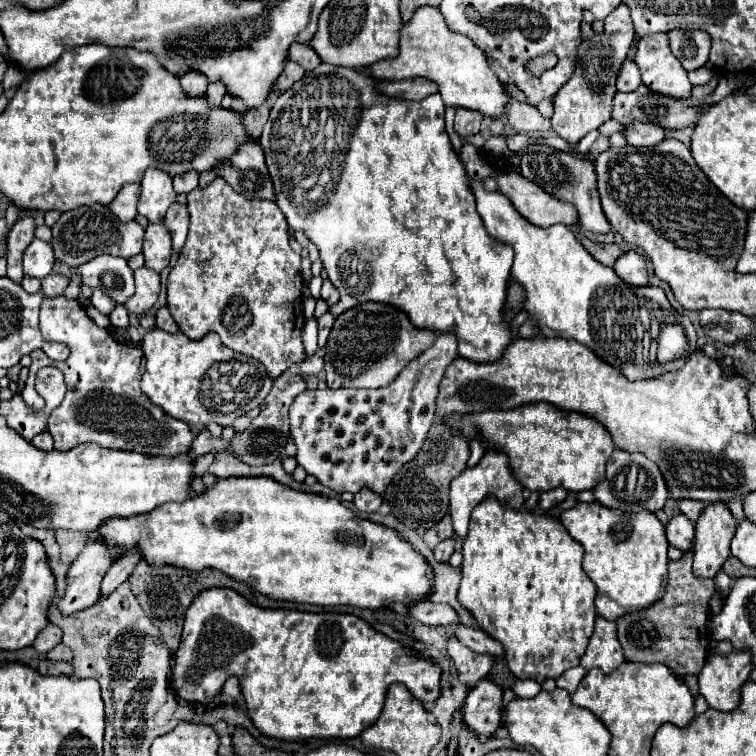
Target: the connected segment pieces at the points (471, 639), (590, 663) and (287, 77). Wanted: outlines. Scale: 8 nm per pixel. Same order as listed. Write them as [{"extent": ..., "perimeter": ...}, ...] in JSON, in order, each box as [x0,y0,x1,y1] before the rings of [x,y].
[{"extent":[455,624,503,656],"perimeter":[[[457,624],[455,636],[467,648],[471,648],[473,652],[483,652],[483,654],[491,654],[491,656],[503,656],[503,646],[497,640],[489,638],[487,632],[479,630],[479,628],[467,628],[463,624]]]},{"extent":[581,616,625,674],"perimeter":[[[597,616],[587,652],[581,656],[581,666],[585,670],[601,668],[605,674],[609,674],[623,660],[625,658],[621,654],[621,644],[617,640],[617,624],[611,620],[605,620],[603,616]]]},{"extent":[277,62,305,94],"perimeter":[[[285,62],[285,68],[283,68],[283,72],[281,72],[281,76],[277,78],[277,92],[279,94],[283,94],[291,84],[295,84],[297,80],[301,80],[305,76],[305,70],[299,66],[299,64],[295,64],[295,62]]]}]

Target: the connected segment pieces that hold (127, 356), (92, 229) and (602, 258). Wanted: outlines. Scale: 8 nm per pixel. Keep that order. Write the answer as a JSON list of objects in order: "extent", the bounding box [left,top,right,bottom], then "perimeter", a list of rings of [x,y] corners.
[{"extent":[25,296,193,456],"perimeter":[[[55,296],[55,298],[43,298],[41,302],[41,312],[39,312],[39,328],[43,334],[43,340],[55,340],[61,344],[67,344],[71,350],[71,356],[65,362],[53,362],[47,358],[47,354],[39,348],[31,352],[33,364],[29,368],[29,380],[25,384],[25,390],[35,388],[35,376],[39,366],[57,366],[63,376],[65,376],[65,398],[63,402],[51,412],[49,416],[49,426],[47,430],[51,432],[55,440],[57,450],[71,450],[75,444],[81,442],[99,442],[105,448],[115,448],[115,450],[131,450],[147,456],[179,456],[187,454],[193,444],[193,432],[187,428],[183,420],[169,418],[161,408],[157,408],[141,390],[139,390],[139,380],[143,374],[143,350],[137,346],[121,344],[119,340],[113,338],[113,334],[105,328],[99,328],[87,314],[85,308],[77,300],[67,300],[65,296]]]},{"extent":[53,204,145,268],"perimeter":[[[93,204],[93,206],[81,206],[75,210],[67,210],[61,214],[57,224],[53,226],[53,248],[55,248],[55,258],[69,268],[81,266],[95,256],[101,254],[111,254],[111,256],[123,256],[131,258],[141,252],[143,246],[143,232],[145,228],[141,224],[133,222],[119,222],[117,216],[107,206]]]},{"extent":[581,238,625,268],"perimeter":[[[581,238],[581,244],[585,246],[585,250],[601,264],[613,268],[613,264],[617,262],[617,256],[621,256],[621,252],[625,252],[619,244],[599,244],[599,242],[591,242],[589,238]]]}]

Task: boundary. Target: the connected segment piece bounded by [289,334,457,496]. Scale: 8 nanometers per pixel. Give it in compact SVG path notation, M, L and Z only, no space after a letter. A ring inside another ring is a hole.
M439 334L435 344L385 388L305 390L289 408L297 464L337 494L369 488L383 496L395 474L421 450L435 418L439 382L455 358L457 338L453 334Z

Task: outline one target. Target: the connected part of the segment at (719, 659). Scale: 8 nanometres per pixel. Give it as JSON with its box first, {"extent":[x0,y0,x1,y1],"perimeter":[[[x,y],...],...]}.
{"extent":[699,650,755,712],"perimeter":[[[733,650],[731,654],[713,654],[707,658],[699,674],[699,692],[707,704],[721,712],[731,712],[739,706],[741,686],[749,680],[755,668],[751,652]]]}

